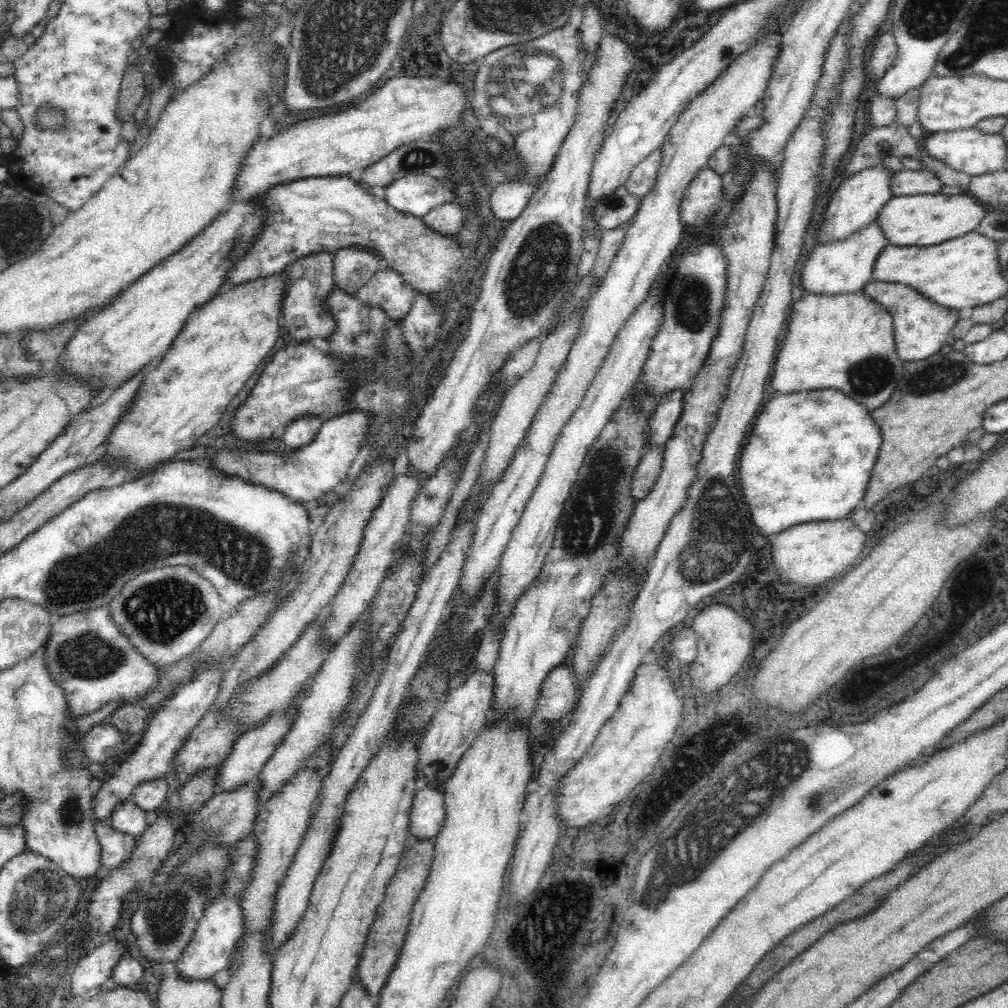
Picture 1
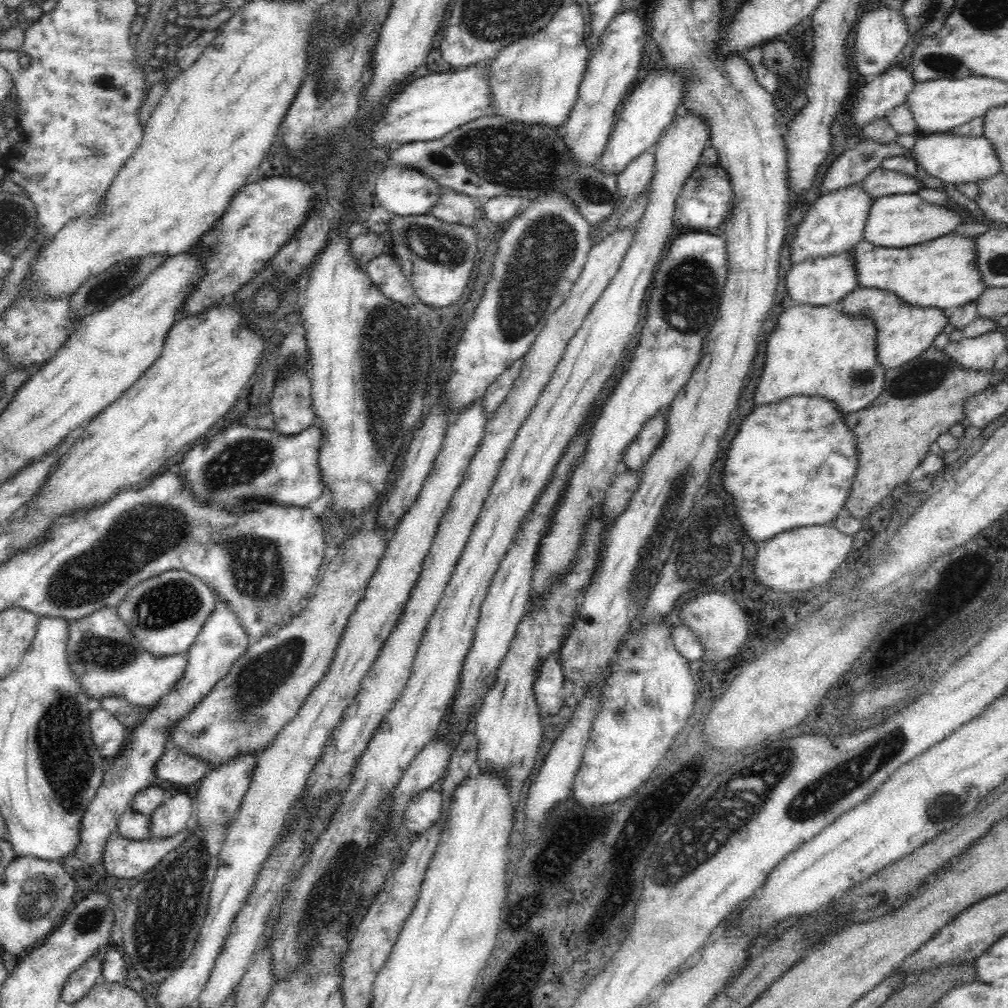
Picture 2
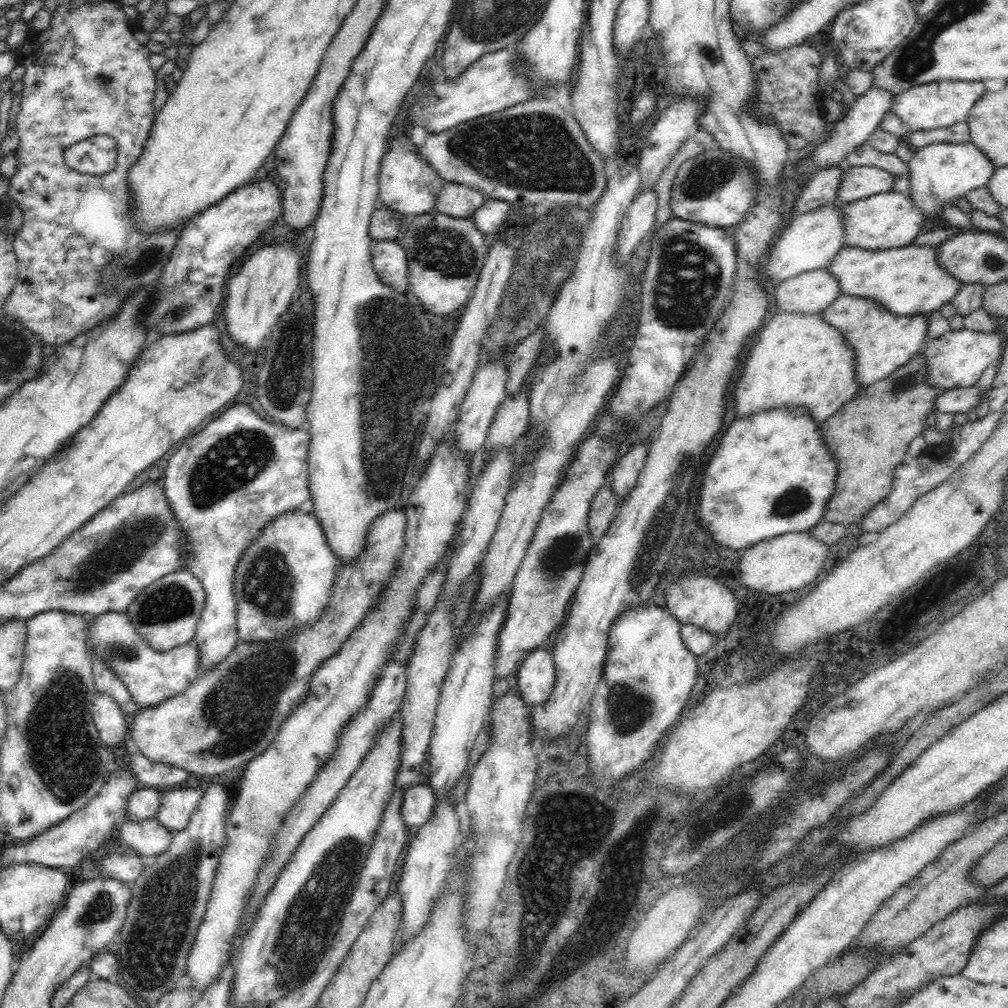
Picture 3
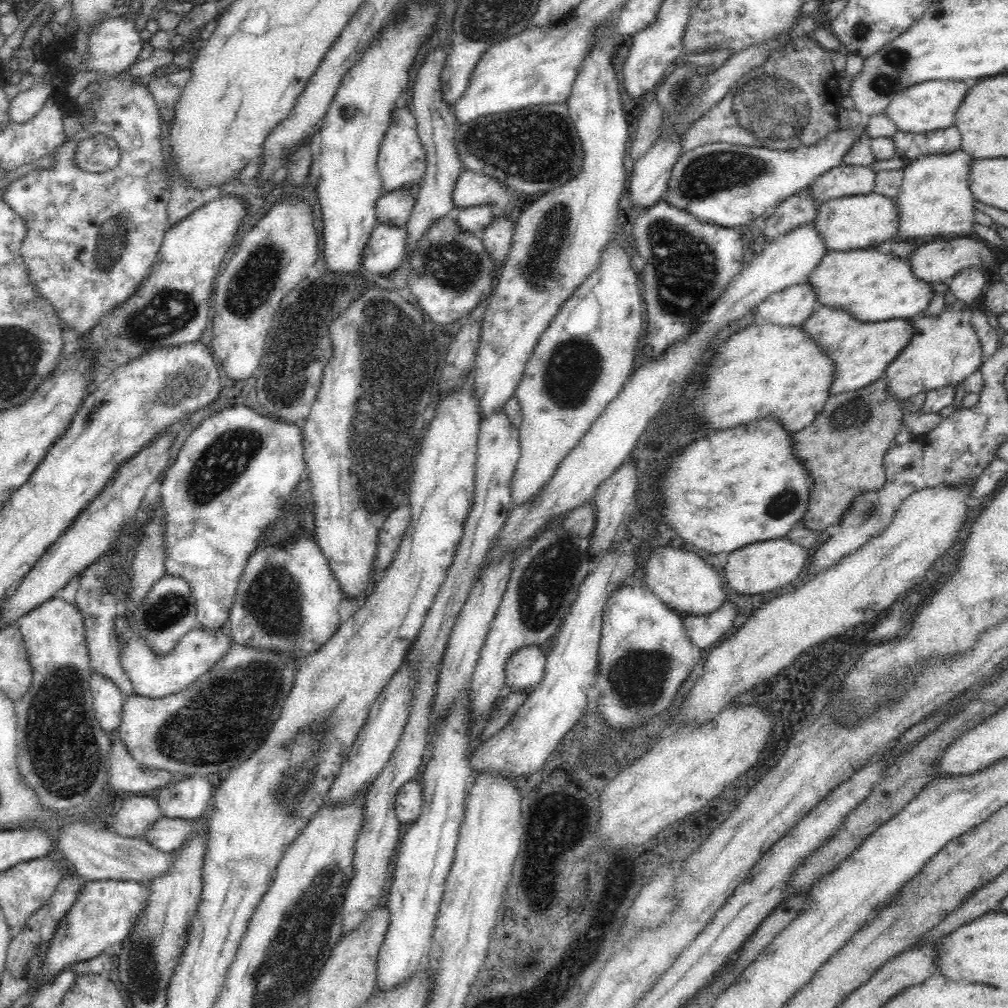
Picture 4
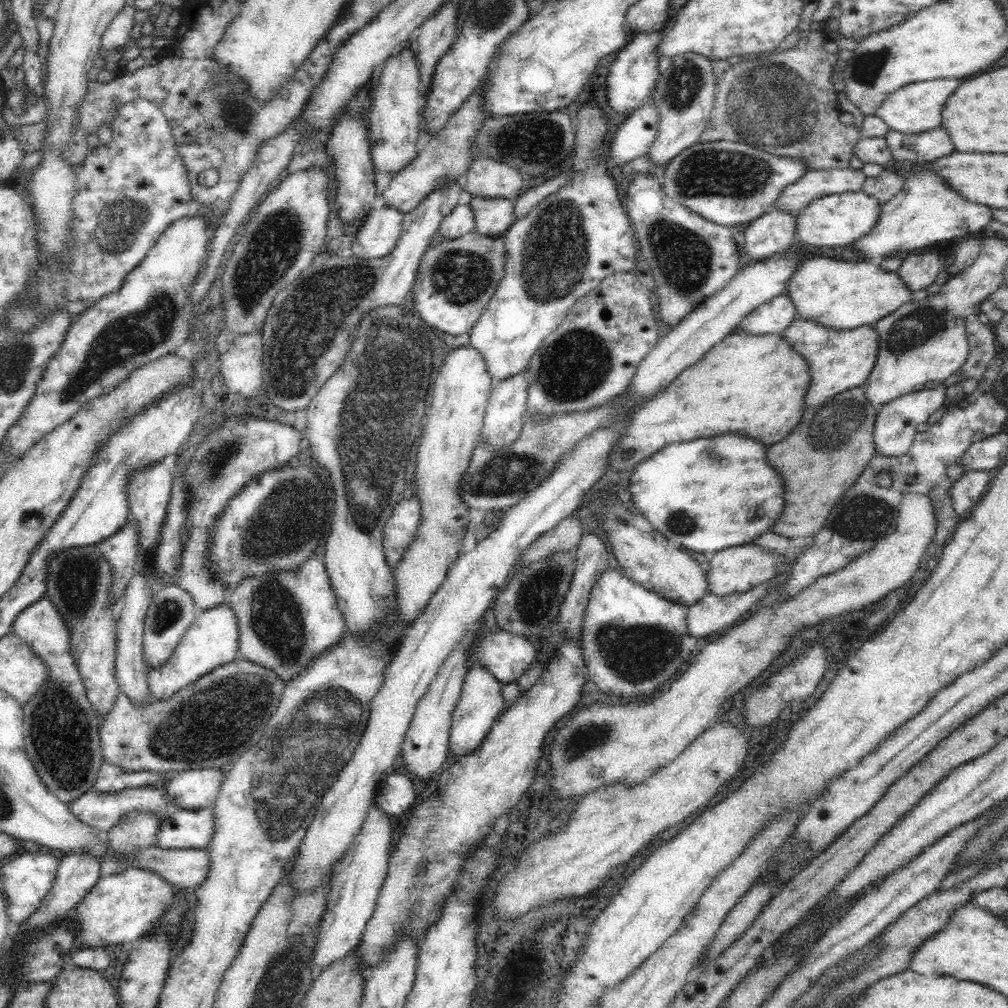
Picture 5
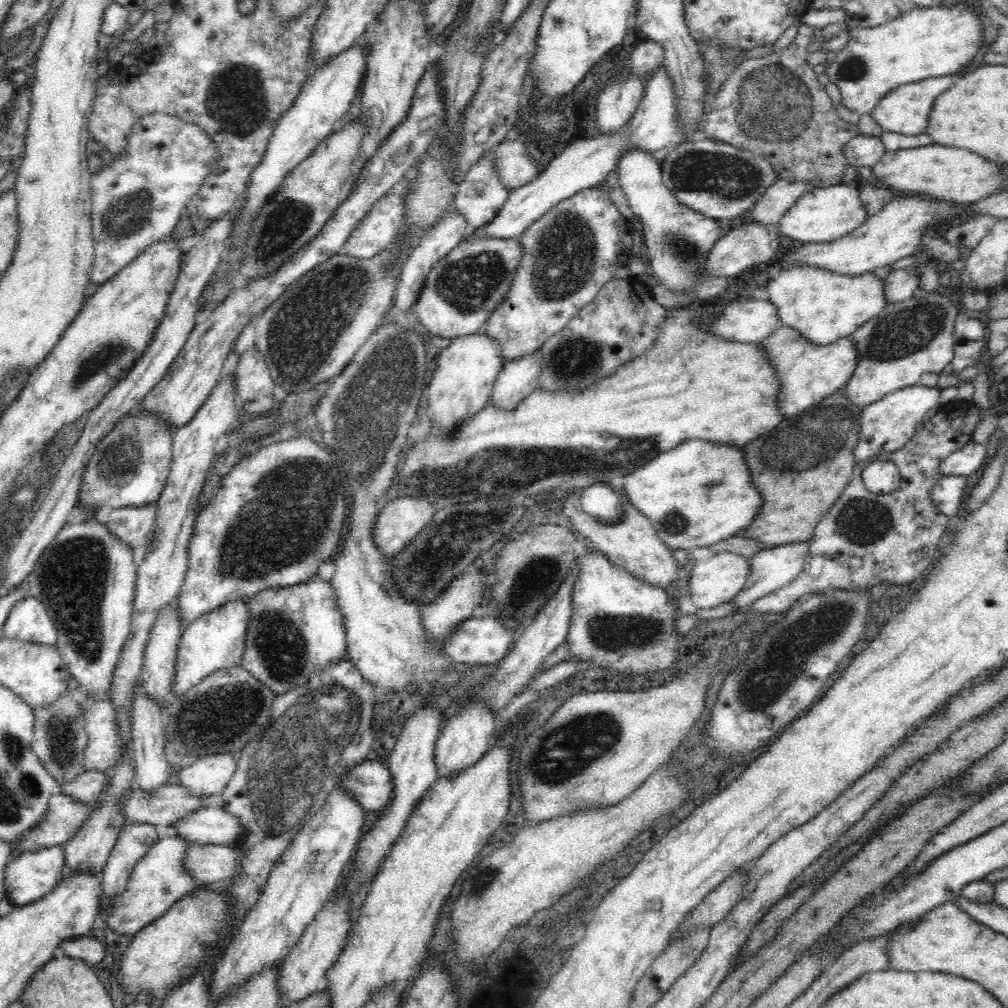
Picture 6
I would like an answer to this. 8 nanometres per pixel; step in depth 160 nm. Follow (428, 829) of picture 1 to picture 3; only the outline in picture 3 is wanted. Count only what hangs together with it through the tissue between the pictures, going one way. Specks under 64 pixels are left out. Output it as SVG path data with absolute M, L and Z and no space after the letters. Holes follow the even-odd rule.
M427 784L408 786L400 810L402 820L410 826L422 826L432 815L434 802L434 791Z

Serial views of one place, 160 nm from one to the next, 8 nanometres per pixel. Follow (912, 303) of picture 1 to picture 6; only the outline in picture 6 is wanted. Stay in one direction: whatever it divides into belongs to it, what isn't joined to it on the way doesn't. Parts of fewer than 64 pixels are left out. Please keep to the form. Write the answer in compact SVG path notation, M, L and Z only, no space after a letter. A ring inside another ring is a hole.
M781 326L758 343L760 351L770 361L774 375L778 377L777 407L782 416L789 417L802 412L842 389L854 372L858 356L858 351L850 340L848 337L838 338L838 341L827 345L814 345L796 330Z

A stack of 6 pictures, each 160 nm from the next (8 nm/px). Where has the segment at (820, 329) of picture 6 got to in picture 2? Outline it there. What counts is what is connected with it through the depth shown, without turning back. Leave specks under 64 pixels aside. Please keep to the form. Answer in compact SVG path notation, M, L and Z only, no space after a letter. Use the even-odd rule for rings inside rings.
M947 234L928 242L904 248L876 246L862 239L848 250L848 255L851 256L851 260L855 264L858 287L886 290L907 306L947 310L977 301L980 294L987 288L975 268L974 237L971 236Z

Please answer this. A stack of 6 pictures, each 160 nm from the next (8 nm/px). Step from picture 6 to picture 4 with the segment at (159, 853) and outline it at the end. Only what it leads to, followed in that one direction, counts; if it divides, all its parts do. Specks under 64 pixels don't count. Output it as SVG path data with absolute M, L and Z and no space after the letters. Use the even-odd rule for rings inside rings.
M121 879L86 882L84 888L79 892L76 902L61 920L57 932L54 933L50 948L46 951L43 962L41 976L44 977L41 980L38 978L38 981L45 982L46 980L50 980L50 978L54 978L64 966L70 966L74 964L74 962L90 960L90 958L94 958L98 956L98 954L106 952L111 945L122 944L126 938L129 937L135 922L138 920L138 917L141 917L140 914L145 911L150 893L150 884L148 883L124 881Z

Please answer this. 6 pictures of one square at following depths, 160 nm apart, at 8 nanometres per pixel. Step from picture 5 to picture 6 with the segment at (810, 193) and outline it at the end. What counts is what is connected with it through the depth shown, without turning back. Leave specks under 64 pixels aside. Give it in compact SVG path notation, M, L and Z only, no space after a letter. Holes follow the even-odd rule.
M776 179L766 192L758 198L752 208L744 214L742 219L760 225L778 225L786 210L808 190L813 190L810 183L804 181L786 181Z

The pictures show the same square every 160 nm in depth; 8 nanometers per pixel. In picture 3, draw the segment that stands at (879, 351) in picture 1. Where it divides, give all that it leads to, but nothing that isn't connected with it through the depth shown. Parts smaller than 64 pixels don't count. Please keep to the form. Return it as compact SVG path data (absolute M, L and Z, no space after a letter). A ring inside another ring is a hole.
M822 311L816 314L776 313L772 320L750 339L751 347L744 358L742 369L732 398L736 409L734 418L778 408L801 408L814 421L821 423L830 414L849 402L862 386L854 381L854 349L846 345L838 330L822 319Z

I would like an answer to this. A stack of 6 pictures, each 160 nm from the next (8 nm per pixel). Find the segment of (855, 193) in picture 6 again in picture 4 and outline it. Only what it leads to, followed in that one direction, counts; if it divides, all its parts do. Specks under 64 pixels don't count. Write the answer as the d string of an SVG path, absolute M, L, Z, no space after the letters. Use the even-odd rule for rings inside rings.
M870 191L866 194L854 194L852 196L842 196L840 198L832 198L830 200L819 203L814 214L814 229L818 231L818 235L822 237L827 252L830 251L853 251L865 249L866 246L874 246L890 240L896 234L898 228L898 209L894 206L895 199L882 196Z

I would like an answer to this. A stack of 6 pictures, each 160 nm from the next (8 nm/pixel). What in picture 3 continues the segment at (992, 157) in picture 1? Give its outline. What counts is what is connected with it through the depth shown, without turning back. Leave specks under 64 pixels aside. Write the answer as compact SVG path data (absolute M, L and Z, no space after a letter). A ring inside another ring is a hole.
M929 143L928 146L916 149L913 151L912 158L907 162L908 165L908 183L910 183L910 190L908 190L908 197L914 203L914 207L924 213L926 221L933 224L934 221L945 221L943 218L944 207L948 205L956 206L956 202L966 197L970 190L985 186L990 178L990 174L994 172L994 164L990 159L982 153L974 143Z

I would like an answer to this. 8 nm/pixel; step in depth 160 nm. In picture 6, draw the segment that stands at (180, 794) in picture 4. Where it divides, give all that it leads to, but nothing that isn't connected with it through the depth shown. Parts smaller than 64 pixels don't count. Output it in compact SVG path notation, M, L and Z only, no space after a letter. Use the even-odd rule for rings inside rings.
M213 753L198 758L194 763L183 764L178 772L174 770L174 780L195 794L222 794L236 772L237 757L234 753Z

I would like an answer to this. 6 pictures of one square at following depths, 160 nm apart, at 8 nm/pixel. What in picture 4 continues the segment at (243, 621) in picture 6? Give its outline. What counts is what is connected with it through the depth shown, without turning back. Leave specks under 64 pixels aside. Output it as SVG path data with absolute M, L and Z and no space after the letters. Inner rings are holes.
M118 616L115 629L121 643L121 665L129 676L135 693L148 698L162 698L184 690L221 661L232 644L226 628L206 630L199 625L198 628L190 628L190 632L186 632L168 654L156 655L142 637L132 632L126 617Z

